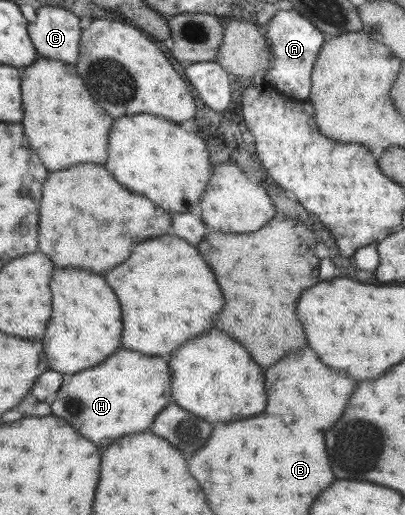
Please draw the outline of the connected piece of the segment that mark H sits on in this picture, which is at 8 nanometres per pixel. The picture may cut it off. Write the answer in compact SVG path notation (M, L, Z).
M120 348L112 352L104 361L104 363L86 368L78 374L63 375L64 384L61 383L54 397L49 399L52 416L66 420L80 436L84 436L98 448L106 448L120 436L147 431L154 416L168 402L173 402L170 386L171 372L165 358L146 356L140 352Z

